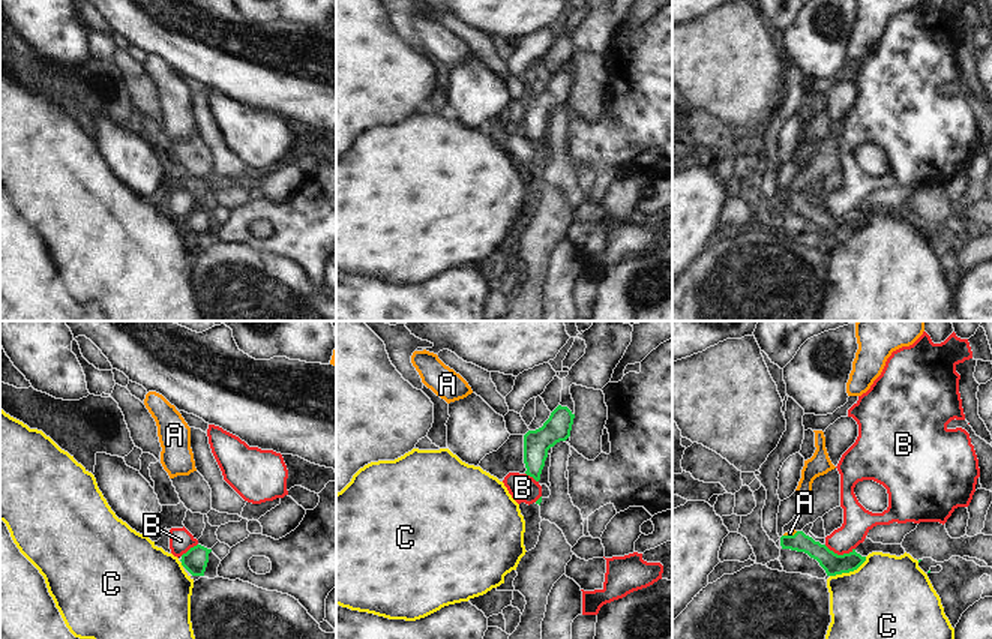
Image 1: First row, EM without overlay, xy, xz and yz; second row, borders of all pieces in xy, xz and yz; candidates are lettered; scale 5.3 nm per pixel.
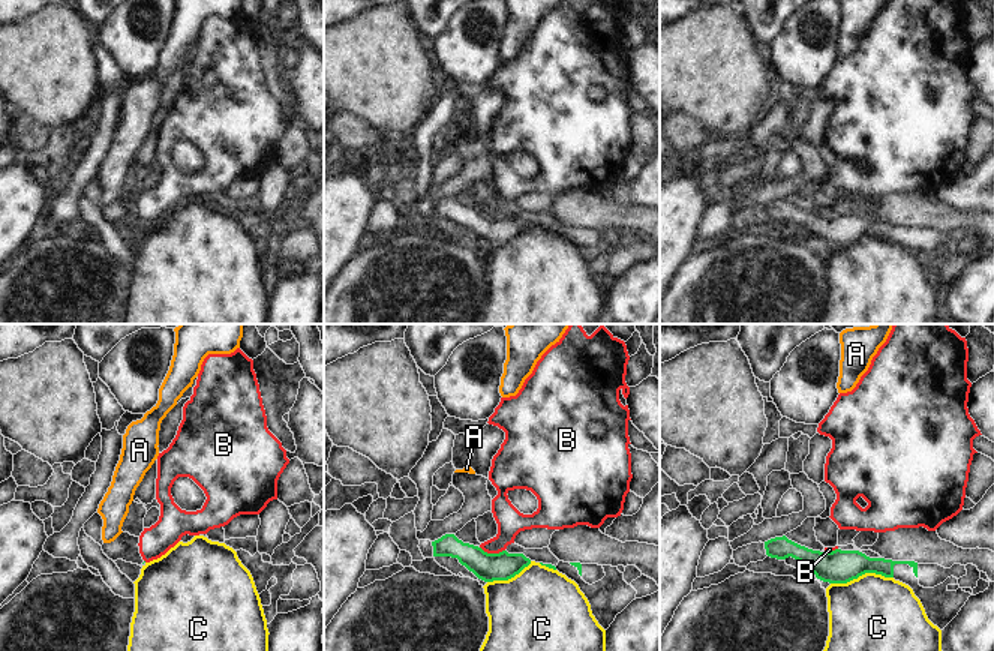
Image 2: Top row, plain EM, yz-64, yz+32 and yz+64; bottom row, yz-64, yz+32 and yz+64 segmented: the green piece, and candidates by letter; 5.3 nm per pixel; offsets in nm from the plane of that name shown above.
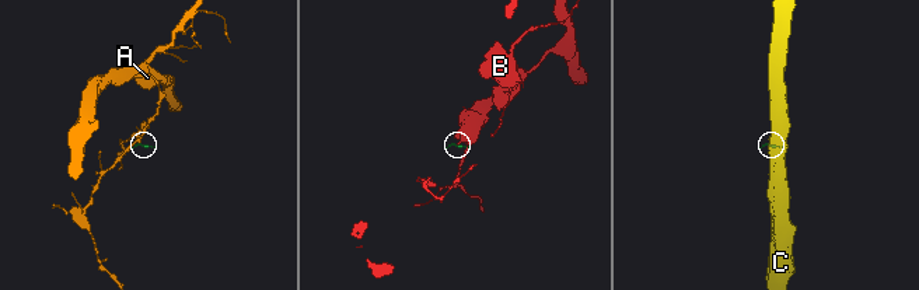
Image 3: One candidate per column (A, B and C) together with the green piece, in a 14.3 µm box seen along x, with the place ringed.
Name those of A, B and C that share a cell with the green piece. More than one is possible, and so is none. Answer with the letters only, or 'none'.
A

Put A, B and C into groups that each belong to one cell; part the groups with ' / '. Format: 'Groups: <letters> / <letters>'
Groups: A / B / C.

